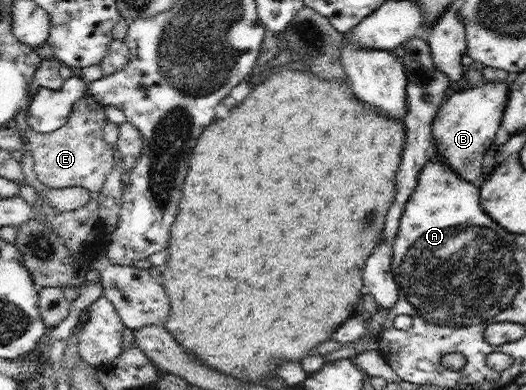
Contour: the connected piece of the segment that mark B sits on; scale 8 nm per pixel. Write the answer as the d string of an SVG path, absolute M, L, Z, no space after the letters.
M510 79L505 82L483 82L469 90L455 92L441 103L432 122L432 135L439 155L457 174L466 181L475 182L482 178L483 156L491 144L502 138L502 114L509 98Z

